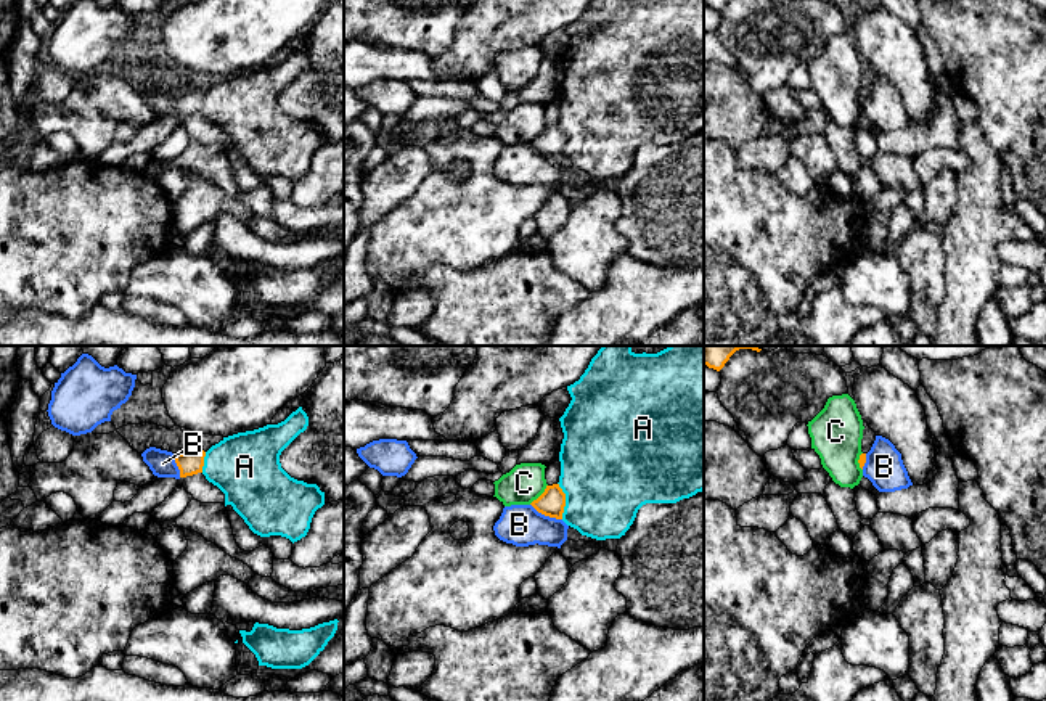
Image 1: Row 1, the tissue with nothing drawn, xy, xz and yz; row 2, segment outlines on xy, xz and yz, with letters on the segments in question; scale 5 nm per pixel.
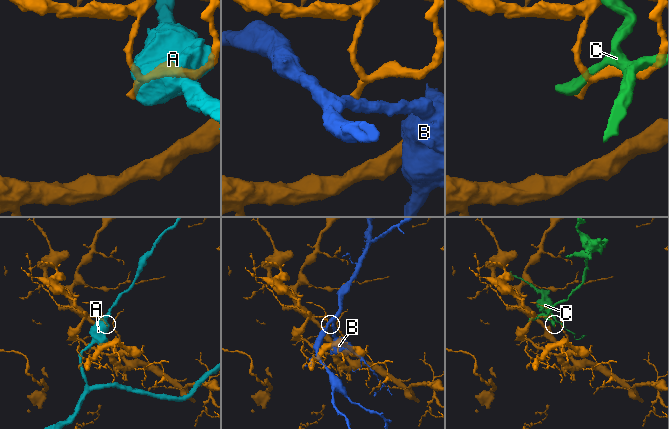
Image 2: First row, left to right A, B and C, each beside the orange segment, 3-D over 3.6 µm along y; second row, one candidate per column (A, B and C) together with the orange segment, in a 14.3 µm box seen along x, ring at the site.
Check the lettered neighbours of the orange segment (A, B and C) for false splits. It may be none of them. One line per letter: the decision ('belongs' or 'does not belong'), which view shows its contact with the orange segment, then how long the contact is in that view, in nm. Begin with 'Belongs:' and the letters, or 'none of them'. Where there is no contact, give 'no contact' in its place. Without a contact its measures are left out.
Belongs: none of them
A: does not belong | xz | 190 nm
B: does not belong | xz | 180 nm
C: does not belong | xz | 140 nm

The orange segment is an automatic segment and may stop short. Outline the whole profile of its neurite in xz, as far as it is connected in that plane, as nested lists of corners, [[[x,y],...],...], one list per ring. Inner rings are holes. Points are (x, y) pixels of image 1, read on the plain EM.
[[[559,124],[546,125],[545,132],[530,145],[545,156],[562,159],[566,133]]]

